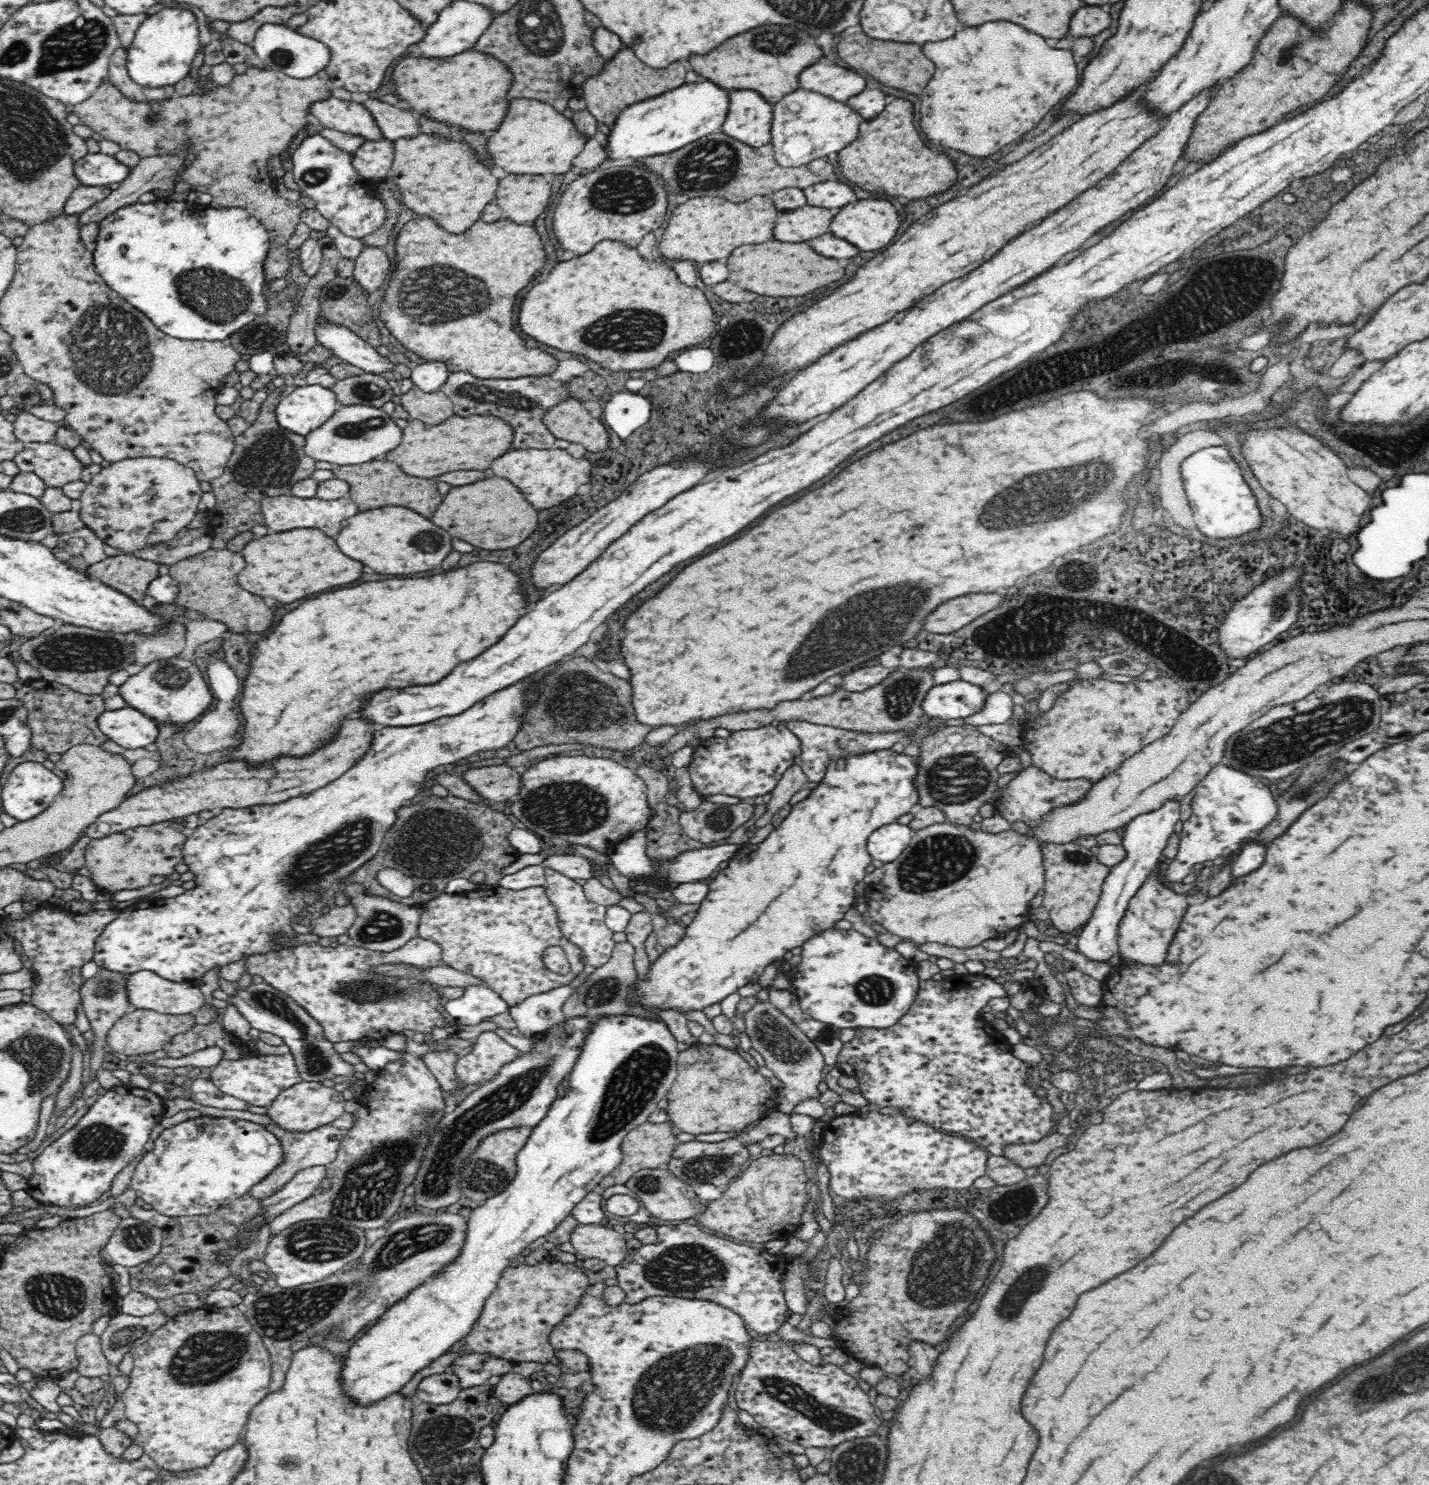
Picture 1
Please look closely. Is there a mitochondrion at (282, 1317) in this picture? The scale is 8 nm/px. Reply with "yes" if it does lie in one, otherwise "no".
yes

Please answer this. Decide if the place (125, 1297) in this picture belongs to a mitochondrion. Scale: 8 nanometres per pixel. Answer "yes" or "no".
no

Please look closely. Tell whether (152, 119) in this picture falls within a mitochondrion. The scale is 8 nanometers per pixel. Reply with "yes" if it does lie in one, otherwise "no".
yes

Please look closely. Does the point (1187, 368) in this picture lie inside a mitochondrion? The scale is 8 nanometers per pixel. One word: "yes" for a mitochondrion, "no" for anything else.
yes

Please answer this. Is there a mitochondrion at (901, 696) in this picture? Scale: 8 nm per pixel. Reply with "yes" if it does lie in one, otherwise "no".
yes

